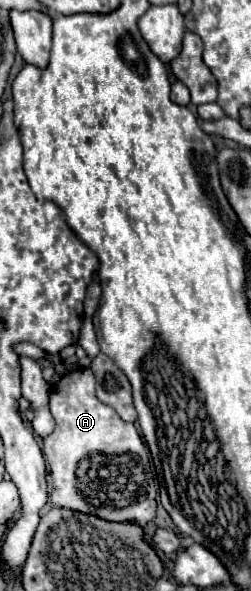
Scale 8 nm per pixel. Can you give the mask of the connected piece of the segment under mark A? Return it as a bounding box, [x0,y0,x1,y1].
[42,367,158,527]

